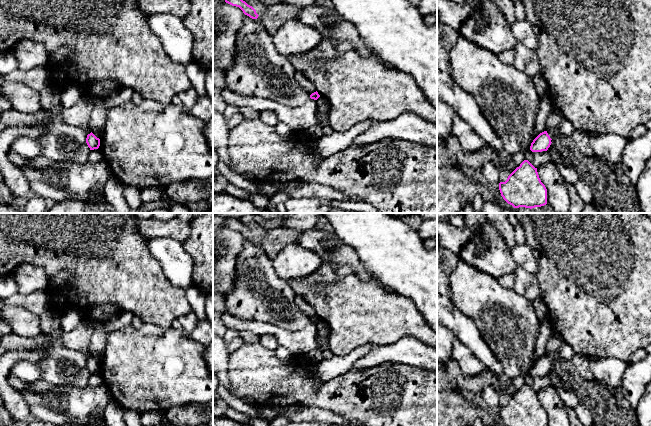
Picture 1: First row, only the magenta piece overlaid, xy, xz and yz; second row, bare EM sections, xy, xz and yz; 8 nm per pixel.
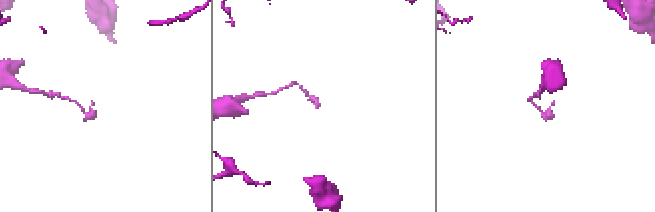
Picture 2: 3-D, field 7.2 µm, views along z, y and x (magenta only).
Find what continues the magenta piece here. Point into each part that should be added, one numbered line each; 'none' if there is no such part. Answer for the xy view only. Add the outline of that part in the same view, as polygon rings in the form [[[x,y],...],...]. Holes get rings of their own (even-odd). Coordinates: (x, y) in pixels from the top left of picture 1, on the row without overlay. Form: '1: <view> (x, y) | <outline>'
none

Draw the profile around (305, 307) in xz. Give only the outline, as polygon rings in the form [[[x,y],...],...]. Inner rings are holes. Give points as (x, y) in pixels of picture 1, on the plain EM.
[[[297,296],[295,298],[295,304],[296,306],[309,318],[311,319],[312,317],[316,316],[316,311],[315,309],[308,303],[306,302],[302,297]]]

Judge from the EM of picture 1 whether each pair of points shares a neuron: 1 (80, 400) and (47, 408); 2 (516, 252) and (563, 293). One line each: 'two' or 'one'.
1: one
2: two

